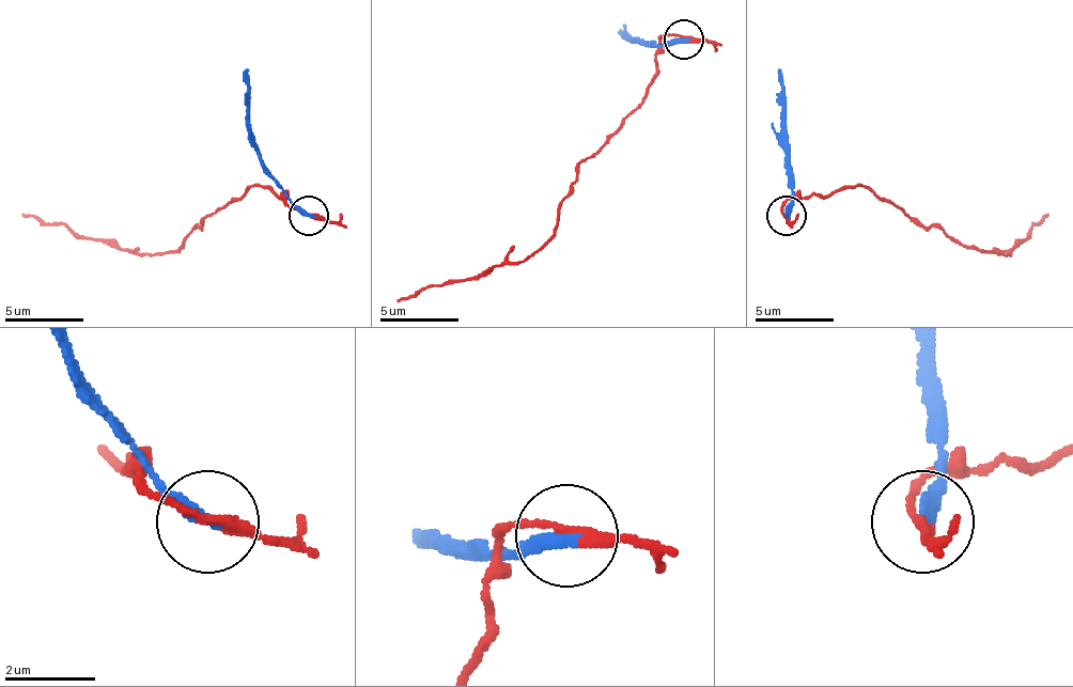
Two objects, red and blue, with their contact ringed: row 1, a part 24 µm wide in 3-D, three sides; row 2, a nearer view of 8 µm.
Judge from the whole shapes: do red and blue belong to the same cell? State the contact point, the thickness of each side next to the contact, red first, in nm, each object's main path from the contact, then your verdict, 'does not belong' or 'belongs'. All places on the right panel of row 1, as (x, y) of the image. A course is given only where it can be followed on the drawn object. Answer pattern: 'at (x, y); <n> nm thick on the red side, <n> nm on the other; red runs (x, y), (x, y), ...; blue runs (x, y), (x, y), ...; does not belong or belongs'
at (786, 215); 200 nm thick on the red side, 280 nm on the other; red runs (782, 215), (791, 199), (830, 194), (846, 187), (870, 187), (913, 218), (1004, 253), (1043, 215), (1047, 218); blue runs (787, 215), (791, 155), (782, 120), (779, 68); does not belong

